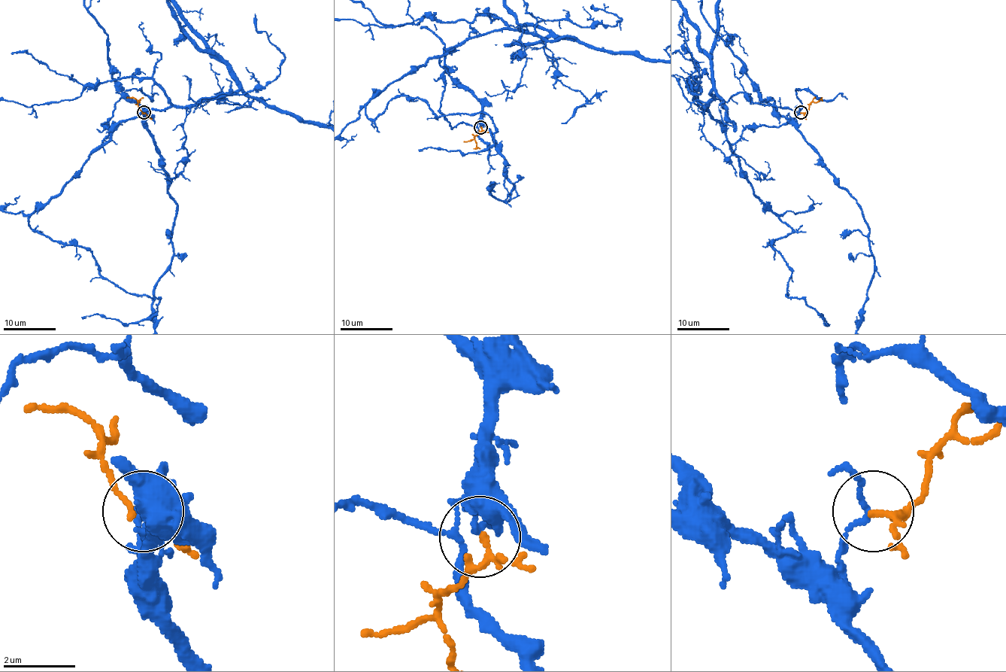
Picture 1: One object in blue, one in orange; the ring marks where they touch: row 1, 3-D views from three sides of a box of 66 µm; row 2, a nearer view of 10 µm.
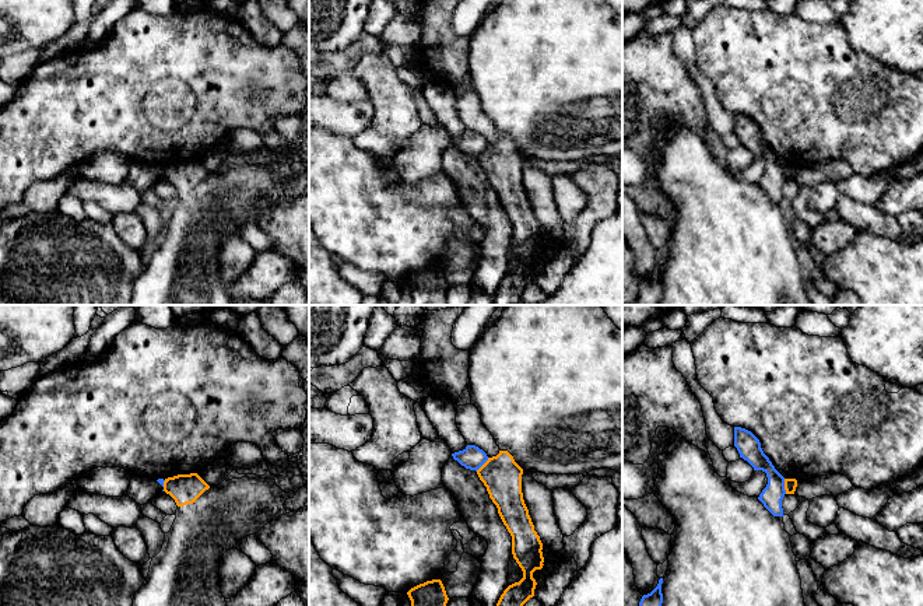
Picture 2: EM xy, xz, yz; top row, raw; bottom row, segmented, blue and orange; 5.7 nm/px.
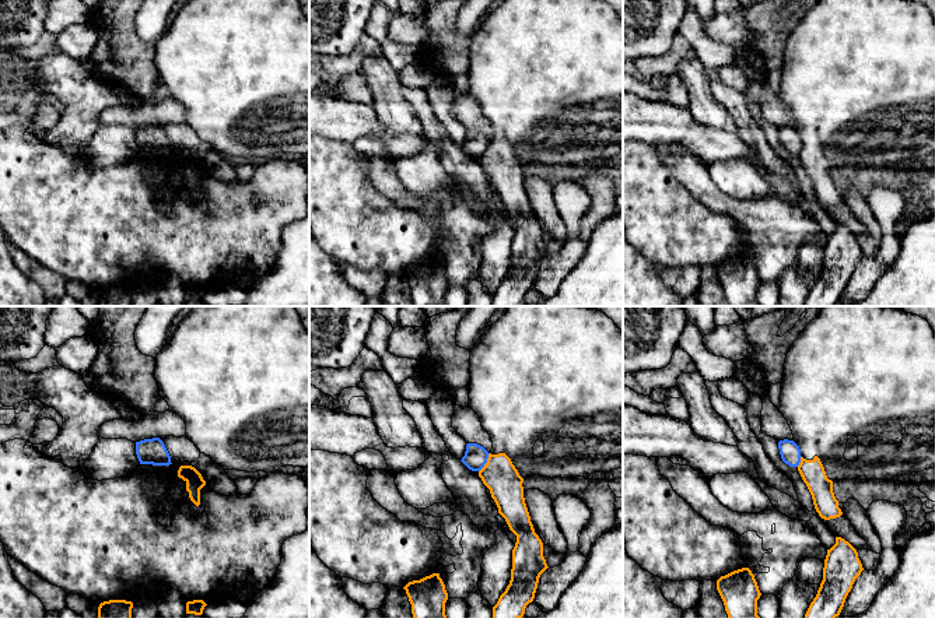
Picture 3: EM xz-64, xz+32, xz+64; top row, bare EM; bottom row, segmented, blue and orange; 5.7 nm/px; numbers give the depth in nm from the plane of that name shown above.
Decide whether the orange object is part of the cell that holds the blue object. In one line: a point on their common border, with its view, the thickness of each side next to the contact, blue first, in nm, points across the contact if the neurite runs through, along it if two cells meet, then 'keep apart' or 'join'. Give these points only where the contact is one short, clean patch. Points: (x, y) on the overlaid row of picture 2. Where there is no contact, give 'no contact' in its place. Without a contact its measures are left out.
contact yz (783, 486); calibres 120 and 70 nm; border yz (783, 479), (786, 493); keep apart

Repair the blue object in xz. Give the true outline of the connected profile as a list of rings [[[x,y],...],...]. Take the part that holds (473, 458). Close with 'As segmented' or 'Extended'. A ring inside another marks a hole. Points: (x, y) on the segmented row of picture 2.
[[[467,445],[463,451],[452,453],[453,459],[470,470],[478,470],[487,460],[487,453],[475,445]]]. As segmented

